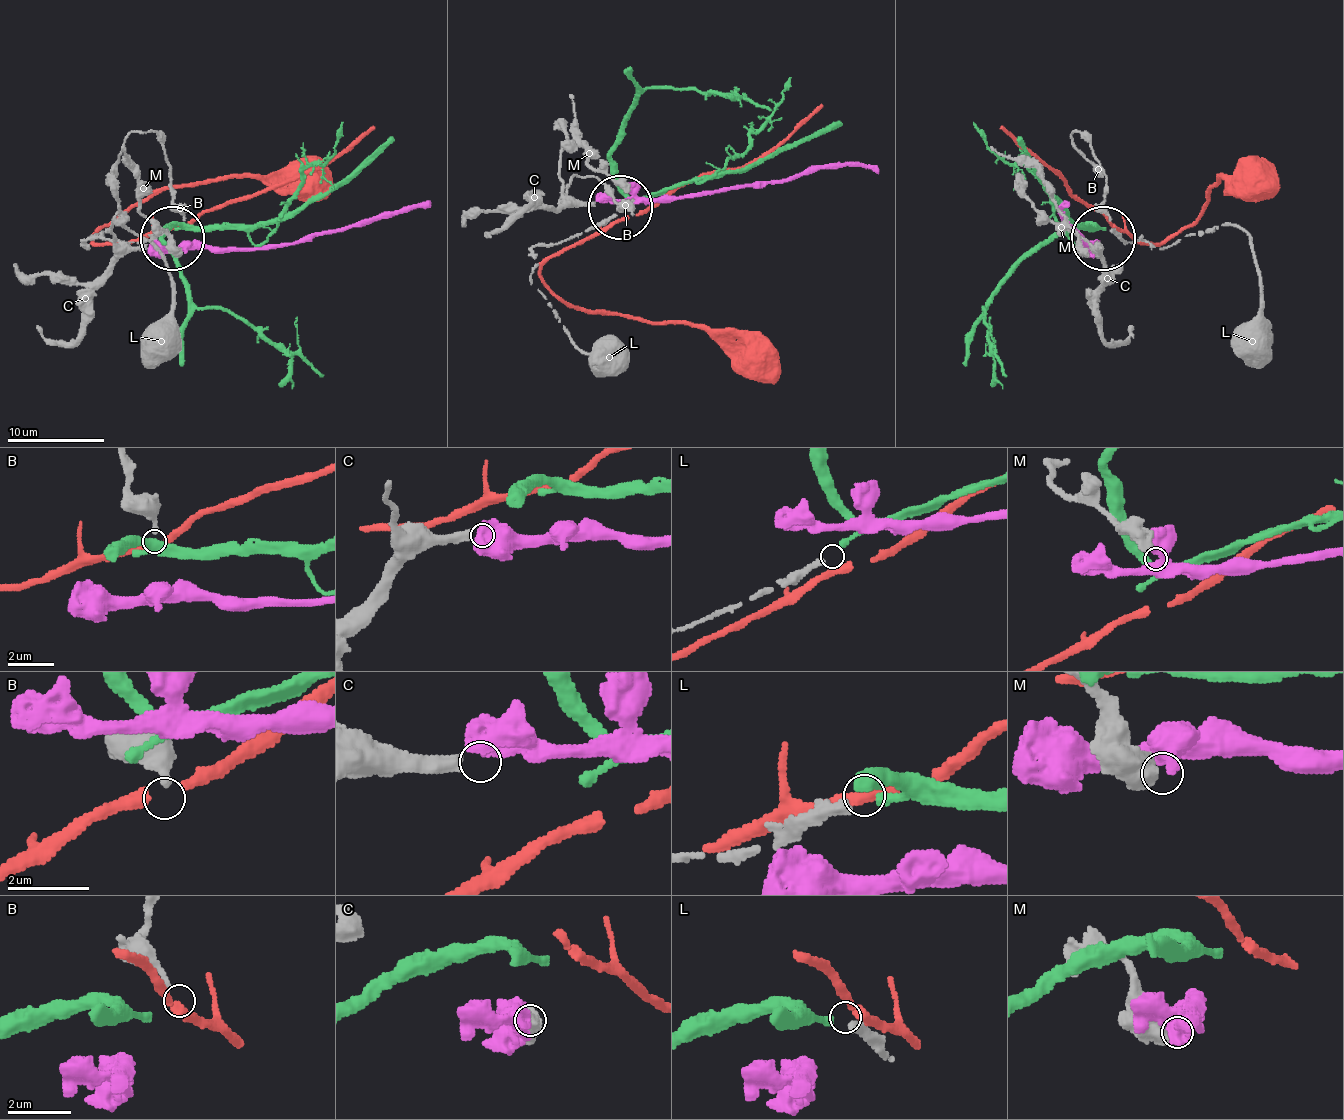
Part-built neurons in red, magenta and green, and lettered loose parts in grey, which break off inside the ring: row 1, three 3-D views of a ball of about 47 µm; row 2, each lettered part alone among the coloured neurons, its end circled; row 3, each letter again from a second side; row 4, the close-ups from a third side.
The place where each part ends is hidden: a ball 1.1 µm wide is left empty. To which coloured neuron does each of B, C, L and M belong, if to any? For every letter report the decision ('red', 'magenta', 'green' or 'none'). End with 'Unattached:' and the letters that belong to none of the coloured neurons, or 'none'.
B: none
C: magenta
L: green
M: none
Unattached: B, M

